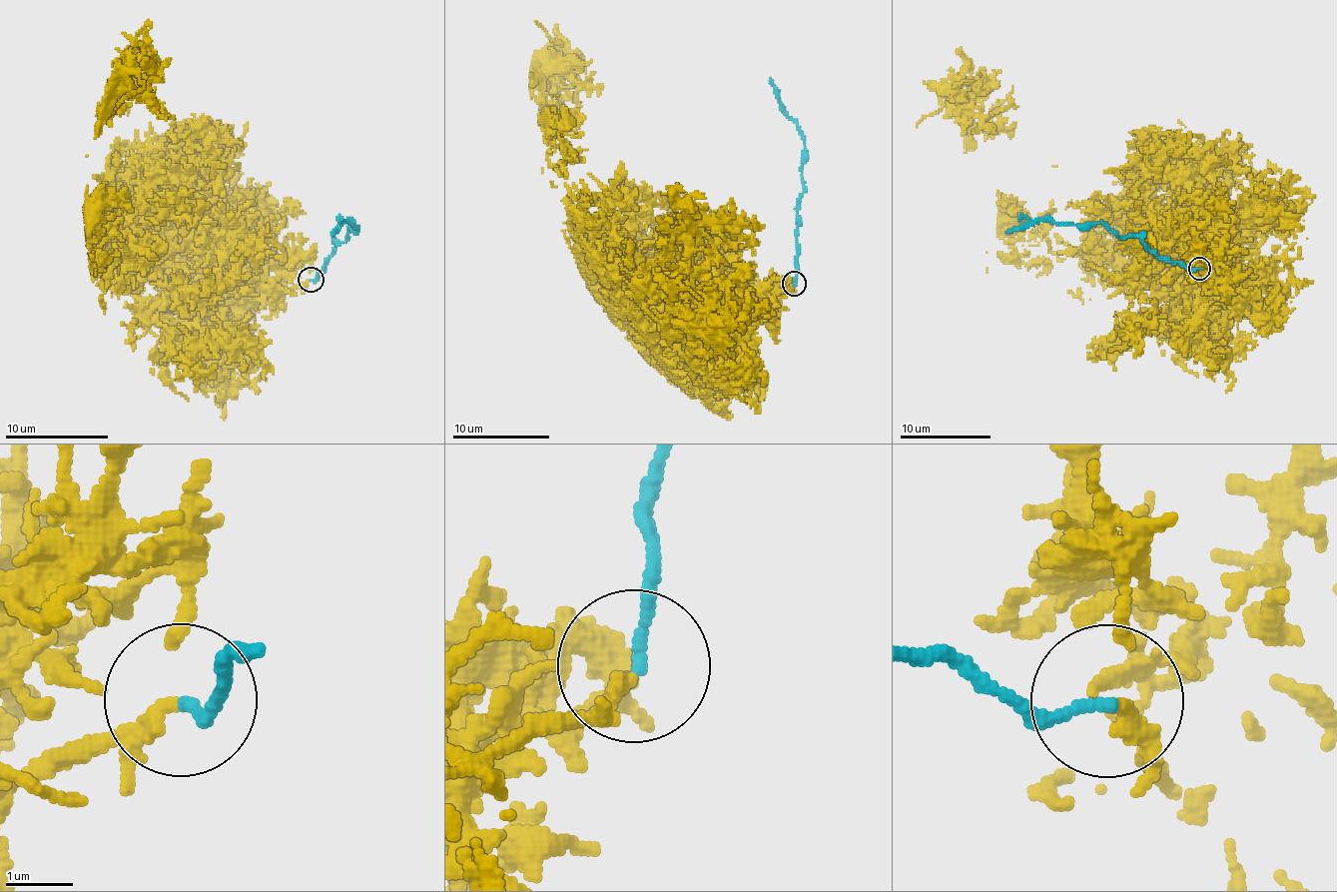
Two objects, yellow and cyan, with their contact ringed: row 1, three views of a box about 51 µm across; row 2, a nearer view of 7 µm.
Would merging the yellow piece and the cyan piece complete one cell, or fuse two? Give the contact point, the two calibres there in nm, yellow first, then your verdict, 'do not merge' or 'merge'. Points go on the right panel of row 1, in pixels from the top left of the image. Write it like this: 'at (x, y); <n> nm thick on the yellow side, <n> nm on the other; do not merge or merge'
at (1199, 268); 200 nm thick on the yellow side, 150 nm on the other; do not merge

